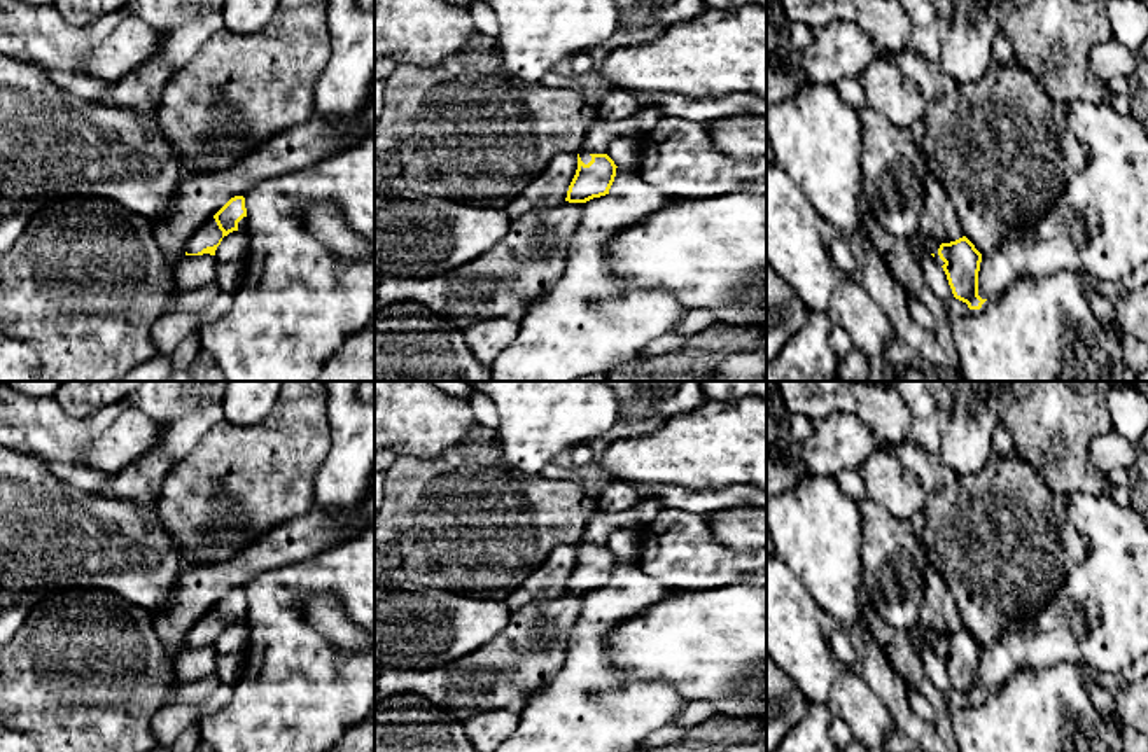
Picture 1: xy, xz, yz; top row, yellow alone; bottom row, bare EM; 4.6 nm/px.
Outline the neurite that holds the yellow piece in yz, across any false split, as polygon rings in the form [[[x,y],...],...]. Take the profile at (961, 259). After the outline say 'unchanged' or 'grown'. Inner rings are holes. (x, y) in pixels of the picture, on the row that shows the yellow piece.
[[[920,236],[920,240],[943,268],[954,297],[966,303],[970,310],[980,310],[987,299],[978,296],[982,254],[975,245],[966,236],[950,243],[938,243],[926,236]]]; grown

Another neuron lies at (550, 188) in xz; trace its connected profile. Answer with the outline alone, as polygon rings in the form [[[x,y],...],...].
[[[556,152],[548,166],[509,201],[506,212],[511,219],[518,219],[541,205],[555,206],[565,203],[576,170],[576,152]]]

